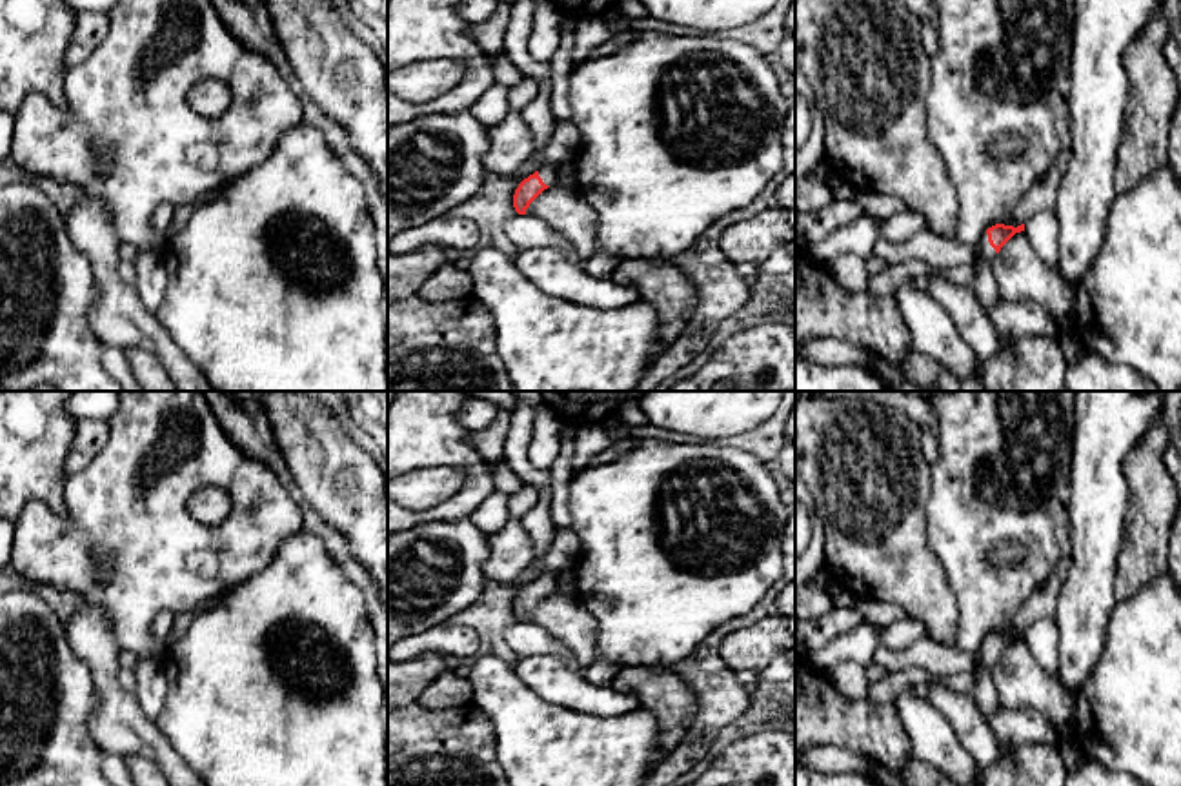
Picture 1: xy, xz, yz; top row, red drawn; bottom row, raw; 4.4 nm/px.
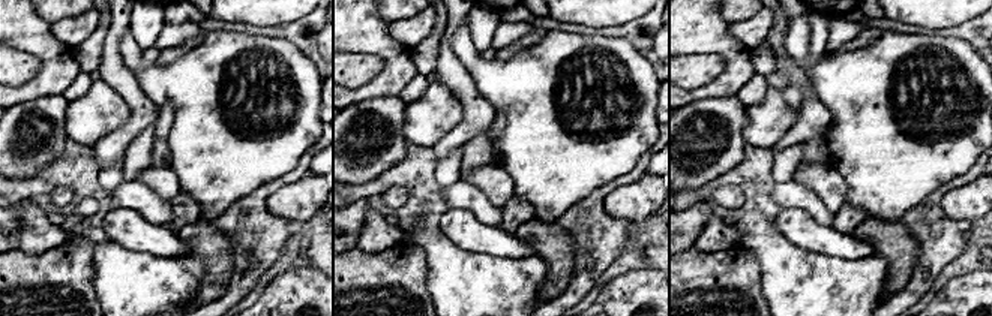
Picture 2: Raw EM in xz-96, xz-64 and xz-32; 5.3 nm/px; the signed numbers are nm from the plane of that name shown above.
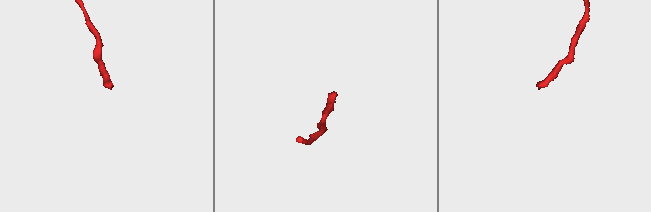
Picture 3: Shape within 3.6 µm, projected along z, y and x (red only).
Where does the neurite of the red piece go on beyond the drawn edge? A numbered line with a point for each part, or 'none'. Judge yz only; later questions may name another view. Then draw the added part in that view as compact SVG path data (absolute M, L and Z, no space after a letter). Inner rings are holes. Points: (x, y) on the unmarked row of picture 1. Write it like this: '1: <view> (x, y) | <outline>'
1: yz (985, 695) | M986 640L977 651L977 657L979 662L972 668L975 682L968 695L974 699L981 715L984 719L992 719L999 713L1001 702L992 679L992 666L995 664L995 657L990 653Z

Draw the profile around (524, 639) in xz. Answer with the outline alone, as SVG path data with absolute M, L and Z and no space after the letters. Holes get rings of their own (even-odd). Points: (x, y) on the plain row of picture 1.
M515 620L506 630L504 640L517 659L530 655L557 655L570 666L570 670L582 673L575 653L542 626Z

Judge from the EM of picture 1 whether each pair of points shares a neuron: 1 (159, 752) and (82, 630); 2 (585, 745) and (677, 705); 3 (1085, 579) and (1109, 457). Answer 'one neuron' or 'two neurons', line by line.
1: one neuron
2: two neurons
3: one neuron

